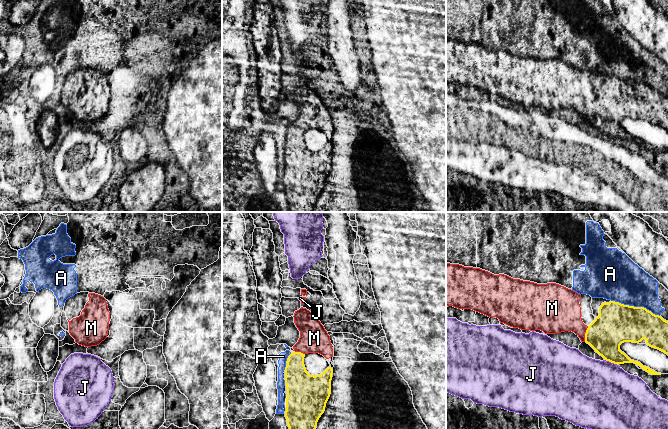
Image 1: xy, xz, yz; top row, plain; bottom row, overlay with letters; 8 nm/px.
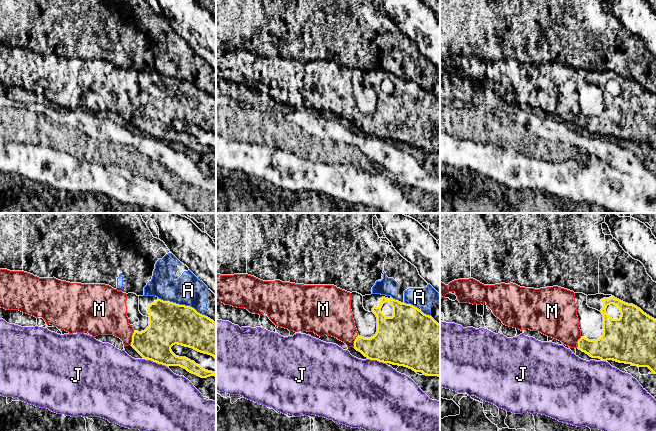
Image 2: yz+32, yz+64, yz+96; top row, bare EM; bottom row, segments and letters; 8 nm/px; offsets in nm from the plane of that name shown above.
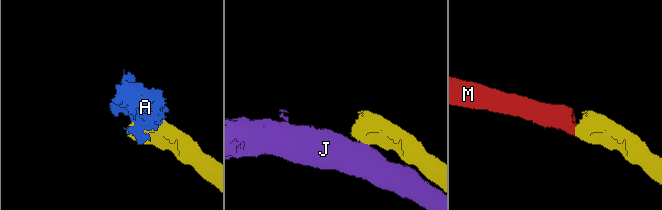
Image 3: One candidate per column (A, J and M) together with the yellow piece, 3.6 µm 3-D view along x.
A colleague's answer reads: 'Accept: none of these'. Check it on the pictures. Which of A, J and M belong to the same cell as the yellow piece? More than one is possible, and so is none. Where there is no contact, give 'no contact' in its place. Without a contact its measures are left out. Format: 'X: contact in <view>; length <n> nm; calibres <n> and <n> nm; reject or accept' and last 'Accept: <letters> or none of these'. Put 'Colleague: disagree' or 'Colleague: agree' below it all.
A: contact in yz; length 420 nm; calibres 320 and 360 nm; reject
J: contact in yz; length 130 nm; calibres 300 and 500 nm; reject
M: contact in yz; length 130 nm; calibres 300 and 300 nm; accept
Accept: M
Colleague: disagree

